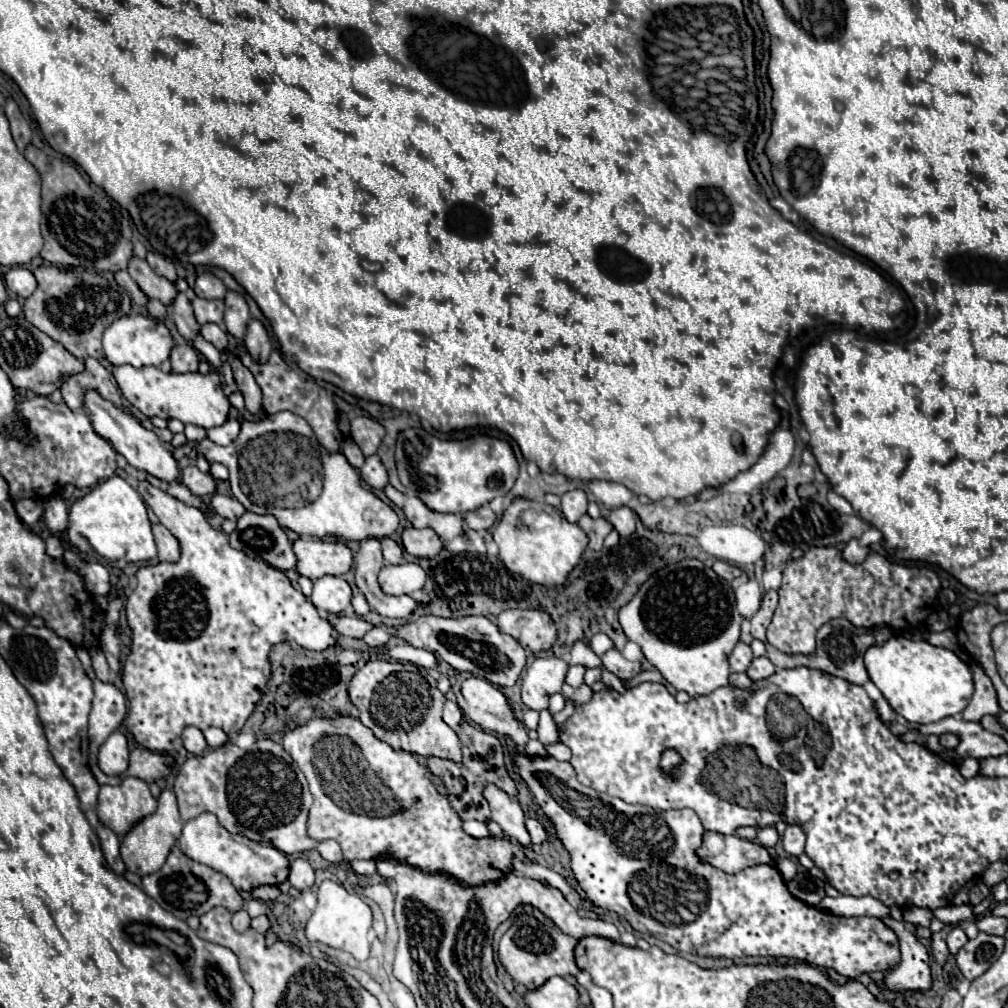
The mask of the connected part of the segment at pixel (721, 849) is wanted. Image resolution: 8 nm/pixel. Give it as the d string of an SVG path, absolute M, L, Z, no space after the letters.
M704 832L702 844L696 848L696 856L728 874L736 874L752 864L772 864L772 858L764 846L718 832Z

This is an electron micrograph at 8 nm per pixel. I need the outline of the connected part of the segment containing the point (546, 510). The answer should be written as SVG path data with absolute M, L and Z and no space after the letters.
M522 496L514 498L504 510L492 538L500 548L504 566L536 584L562 584L588 544L586 534L576 524L570 524L558 508Z

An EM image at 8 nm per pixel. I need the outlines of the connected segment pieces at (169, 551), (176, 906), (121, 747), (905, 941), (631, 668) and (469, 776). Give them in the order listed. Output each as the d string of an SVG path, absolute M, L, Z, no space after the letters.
M152 524L152 532L154 532L156 546L158 546L158 558L162 562L176 562L180 558L178 540L162 524Z
M172 846L164 866L158 872L148 874L148 876L142 878L142 888L164 910L172 912L180 920L188 918L190 914L202 916L214 906L224 906L230 912L236 912L244 904L242 896L238 894L238 890L232 886L232 882L224 874L220 874L220 872L216 872L216 870L204 866L204 864L198 864L198 862L190 860L186 854L182 854L182 850L178 846Z
M112 732L100 746L98 766L106 776L120 776L128 768L128 744L122 732Z
M882 918L882 922L892 928L900 940L902 962L892 968L892 972L884 978L884 988L888 990L928 990L932 986L930 966L928 966L928 952L918 942L918 938L904 928L904 922L894 918Z
M616 648L608 650L604 656L602 656L602 666L606 670L610 670L612 674L616 674L620 680L626 680L626 678L632 678L636 676L640 670L642 670L642 664L636 660L636 662L630 662L626 660Z
M464 721L458 737L462 742L462 750L464 750L464 762L460 766L456 766L454 762L444 762L442 758L428 758L428 766L434 776L442 778L442 782L448 790L448 798L462 820L476 818L476 820L486 822L490 818L490 810L488 810L488 802L484 802L484 796L480 794L480 790L484 788L484 782L496 782L496 786L500 786L510 796L516 796L516 786L504 768L502 744L496 736L484 734L482 730L476 730Z

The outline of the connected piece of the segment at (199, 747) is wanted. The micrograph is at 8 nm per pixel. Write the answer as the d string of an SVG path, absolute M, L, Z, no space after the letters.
M188 726L188 728L182 732L182 740L184 740L184 748L186 748L188 752L196 754L196 756L198 756L198 754L204 754L204 750L208 748L204 734L202 734L198 728L194 728L194 726Z

